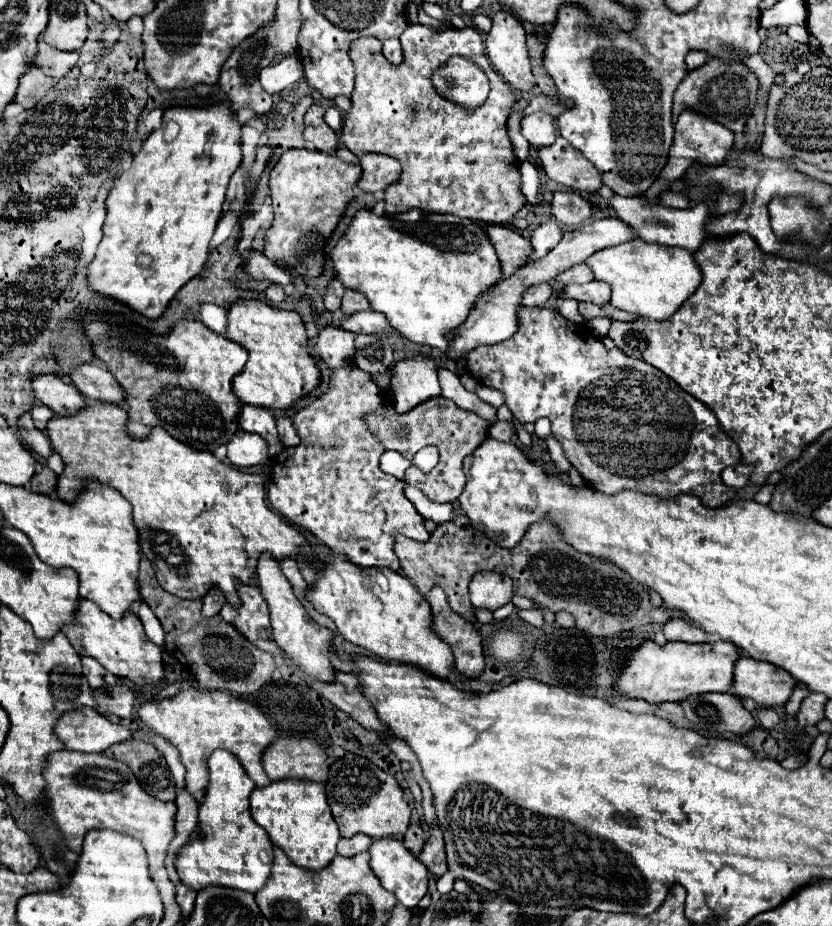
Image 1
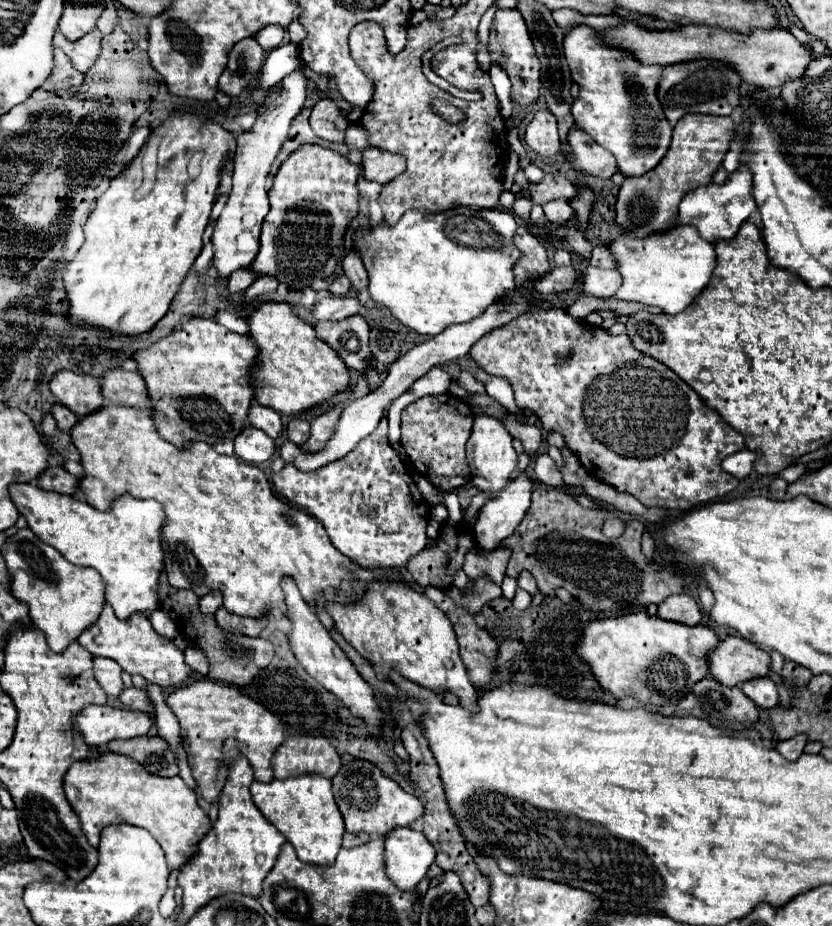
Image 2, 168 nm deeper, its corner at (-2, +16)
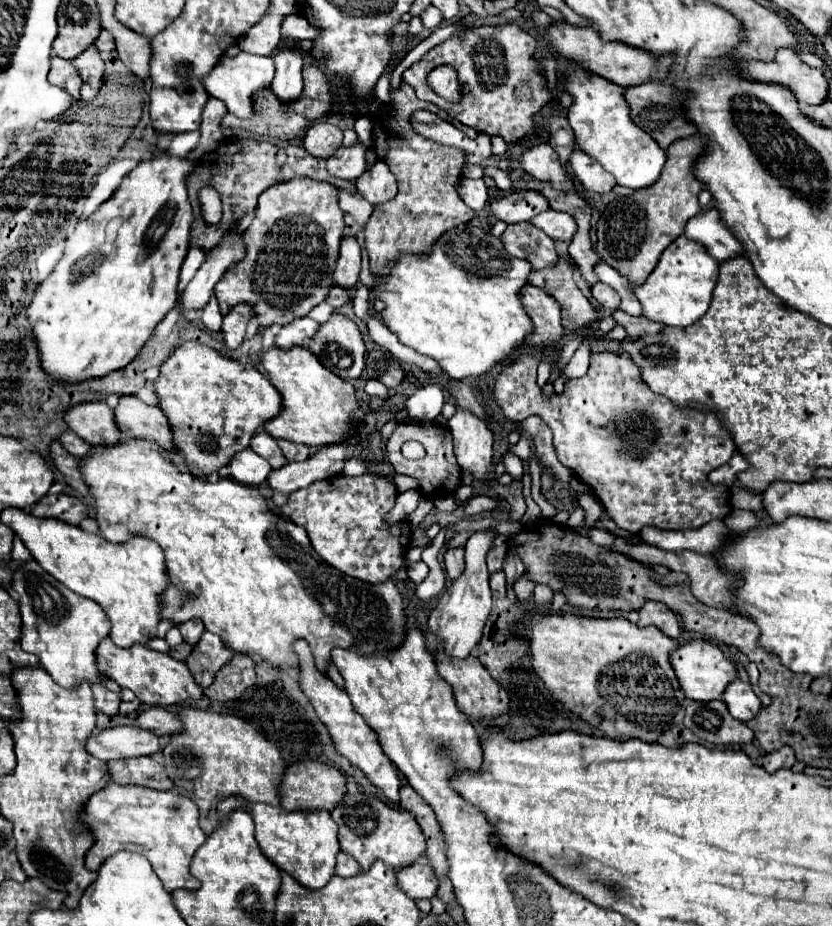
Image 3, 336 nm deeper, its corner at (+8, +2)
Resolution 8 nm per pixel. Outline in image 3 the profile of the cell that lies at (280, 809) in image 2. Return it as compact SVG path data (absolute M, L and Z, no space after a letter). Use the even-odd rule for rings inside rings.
M250 804L250 814L256 824L256 842L264 856L268 856L274 866L288 872L298 884L320 890L330 882L336 868L338 846L338 826L326 810L320 812L294 812L286 814L282 806L270 804Z

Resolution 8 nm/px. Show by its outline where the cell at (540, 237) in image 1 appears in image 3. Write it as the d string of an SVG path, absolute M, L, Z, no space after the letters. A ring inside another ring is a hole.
M546 210L538 216L532 218L532 224L544 230L552 240L566 240L570 242L574 232L576 232L576 220L566 214L566 212L556 212L556 210Z

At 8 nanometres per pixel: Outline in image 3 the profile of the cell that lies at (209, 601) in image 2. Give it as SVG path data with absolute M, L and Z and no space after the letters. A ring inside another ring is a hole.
M188 620L188 622L180 624L178 628L180 628L180 632L182 632L184 642L188 642L188 644L192 644L192 646L200 640L200 636L202 636L202 632L204 632L204 624L202 624L200 620Z

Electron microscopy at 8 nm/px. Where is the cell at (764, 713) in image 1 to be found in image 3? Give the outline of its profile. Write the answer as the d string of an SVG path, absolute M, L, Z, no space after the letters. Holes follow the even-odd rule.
M740 678L732 680L724 694L722 694L722 700L726 702L730 714L734 718L738 718L740 722L748 722L752 716L756 716L760 712L760 700L758 696L754 694L752 686L748 682L742 682Z

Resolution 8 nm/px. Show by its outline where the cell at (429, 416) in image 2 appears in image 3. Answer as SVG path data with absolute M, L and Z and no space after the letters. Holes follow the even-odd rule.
M404 422L404 424L398 424L394 434L388 438L386 454L388 454L388 460L390 460L390 464L394 466L394 470L398 474L408 474L408 476L414 476L416 480L420 480L420 488L424 490L424 494L428 498L452 496L456 492L456 488L460 486L462 470L460 470L460 466L458 466L458 462L454 458L454 452L452 452L452 434L442 426L436 426L432 422L414 422L414 424ZM406 440L418 440L426 448L426 456L422 460L406 460L400 454L400 446Z

